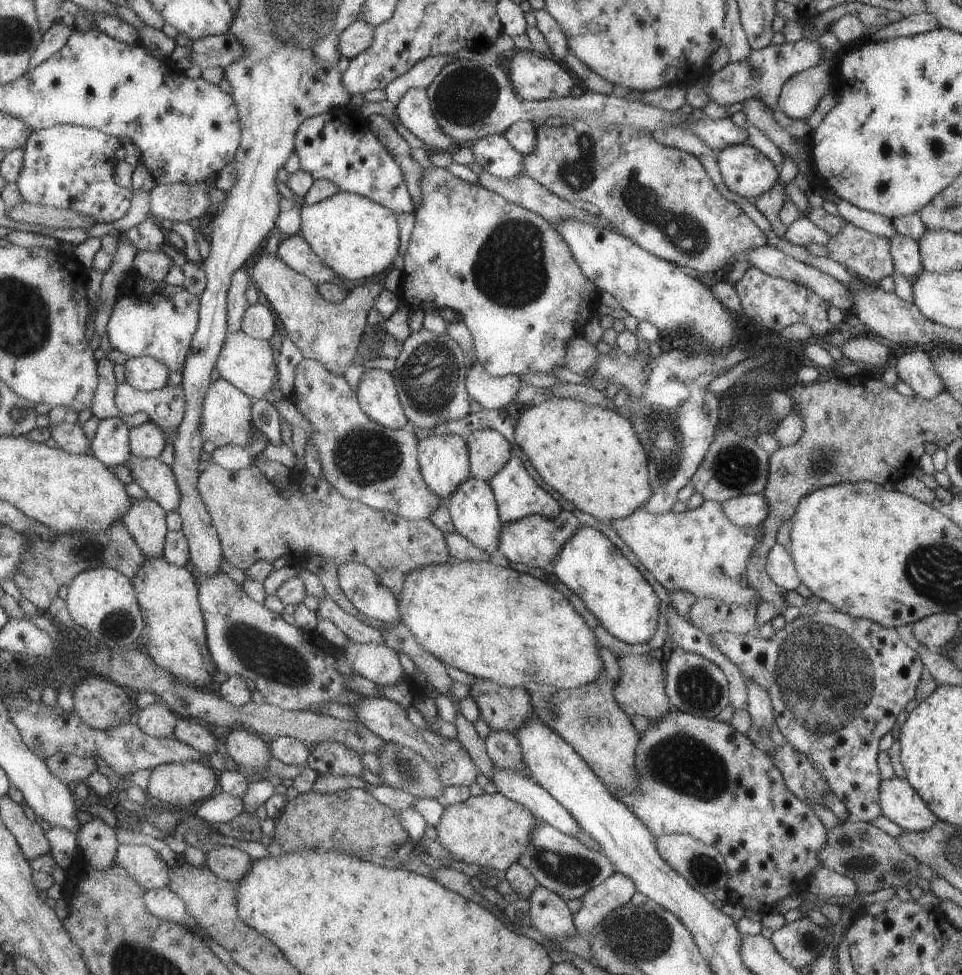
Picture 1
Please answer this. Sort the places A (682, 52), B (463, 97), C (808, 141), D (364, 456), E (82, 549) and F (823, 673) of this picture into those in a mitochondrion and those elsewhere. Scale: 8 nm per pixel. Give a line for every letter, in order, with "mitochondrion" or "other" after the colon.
A: other
B: mitochondrion
C: other
D: mitochondrion
E: mitochondrion
F: mitochondrion

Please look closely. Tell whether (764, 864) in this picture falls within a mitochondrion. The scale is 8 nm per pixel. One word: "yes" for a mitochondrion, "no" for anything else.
no

